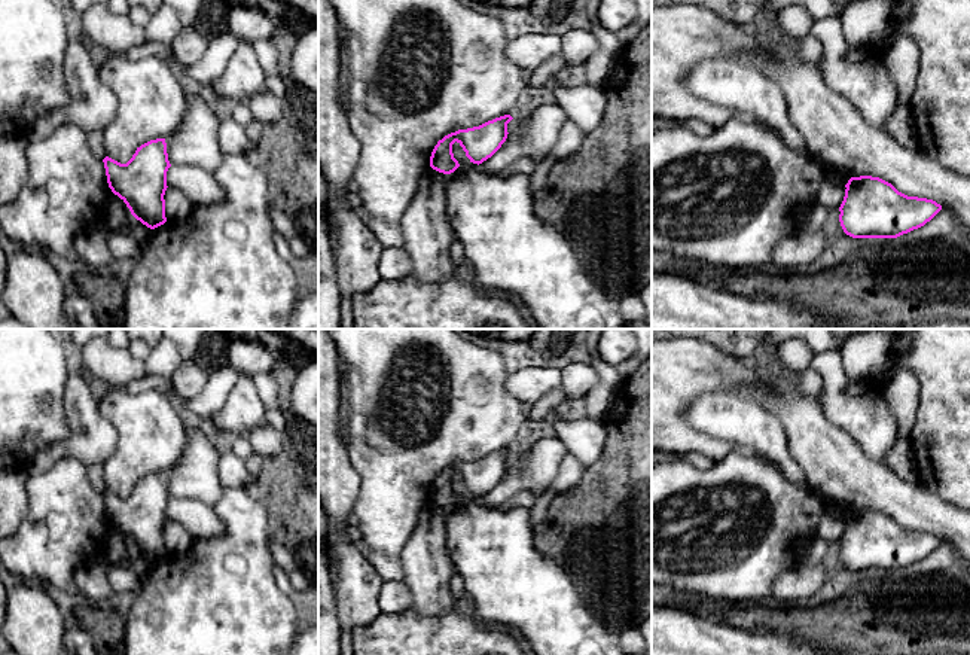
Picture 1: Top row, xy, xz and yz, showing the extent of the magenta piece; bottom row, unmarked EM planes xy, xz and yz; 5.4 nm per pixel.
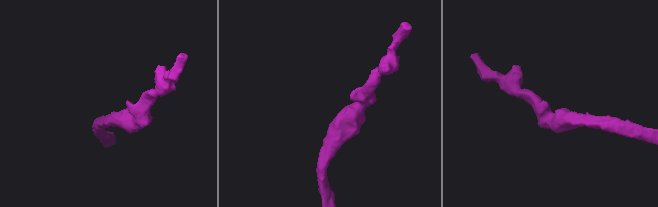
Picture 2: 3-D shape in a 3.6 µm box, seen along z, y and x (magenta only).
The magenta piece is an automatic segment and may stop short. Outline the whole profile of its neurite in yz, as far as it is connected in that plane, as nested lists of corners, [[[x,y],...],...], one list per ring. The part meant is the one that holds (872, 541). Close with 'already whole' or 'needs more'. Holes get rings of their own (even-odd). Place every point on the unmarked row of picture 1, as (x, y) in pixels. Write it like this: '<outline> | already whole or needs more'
[[[851,511],[845,521],[839,555],[852,572],[897,572],[942,543],[936,534],[908,530],[879,511]]] | already whole

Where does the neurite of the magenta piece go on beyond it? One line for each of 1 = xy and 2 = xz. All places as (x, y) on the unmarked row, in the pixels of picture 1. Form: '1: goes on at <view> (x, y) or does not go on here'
1: does not go on here
2: does not go on here

